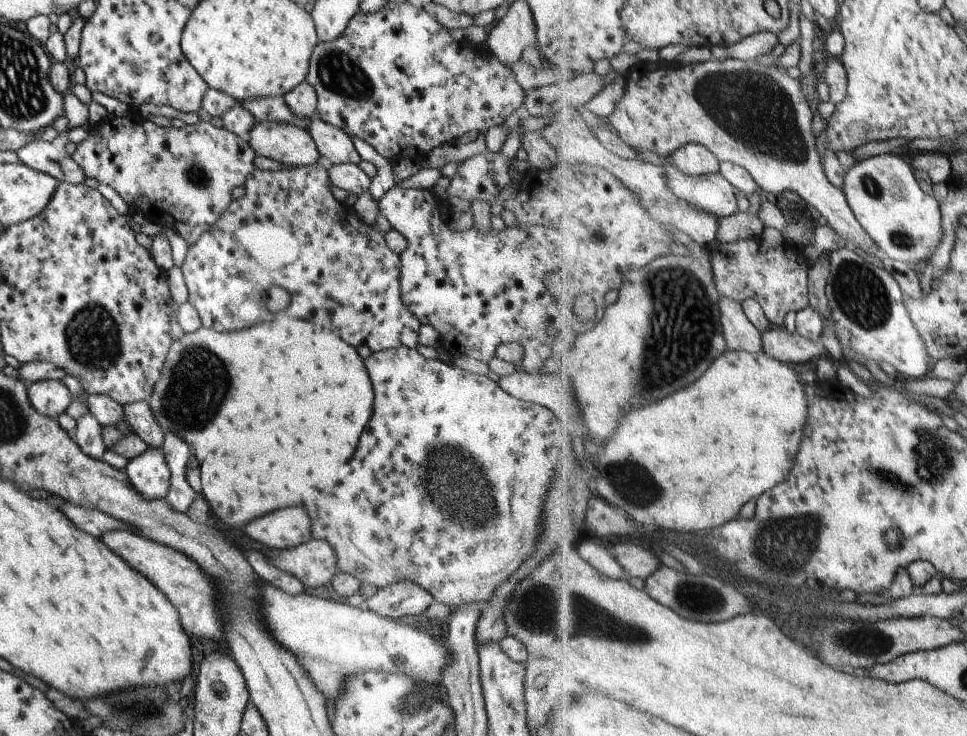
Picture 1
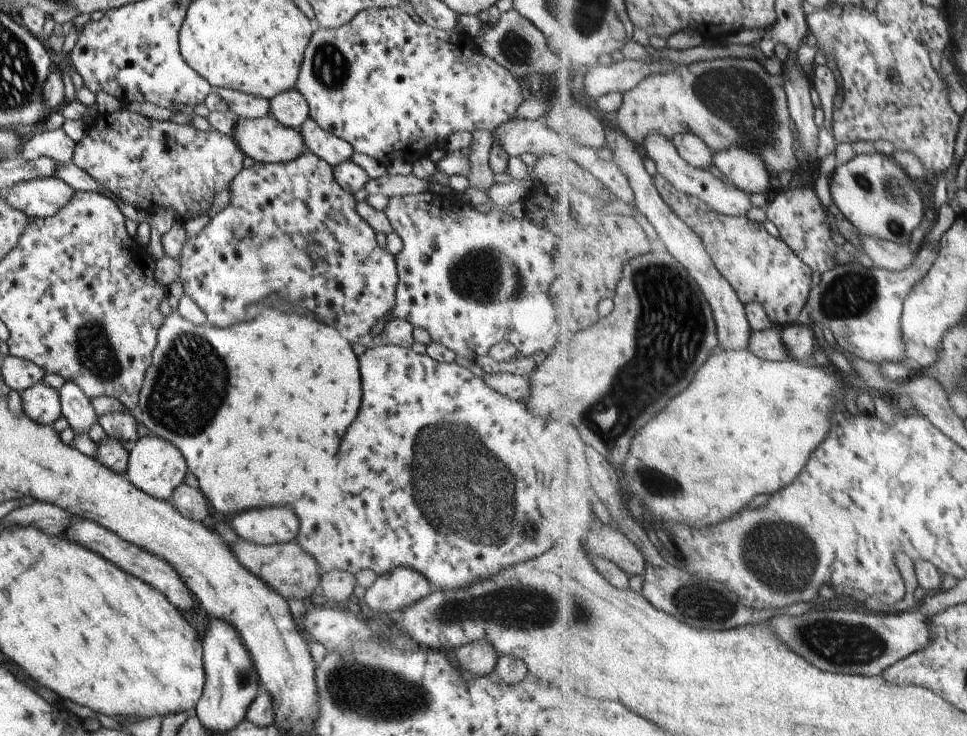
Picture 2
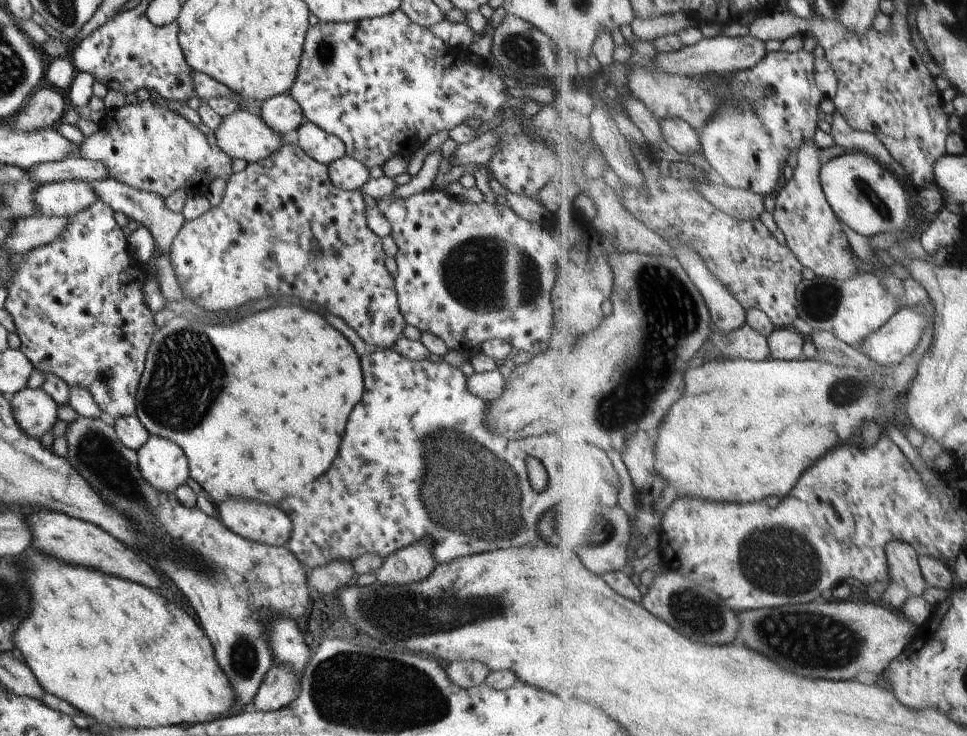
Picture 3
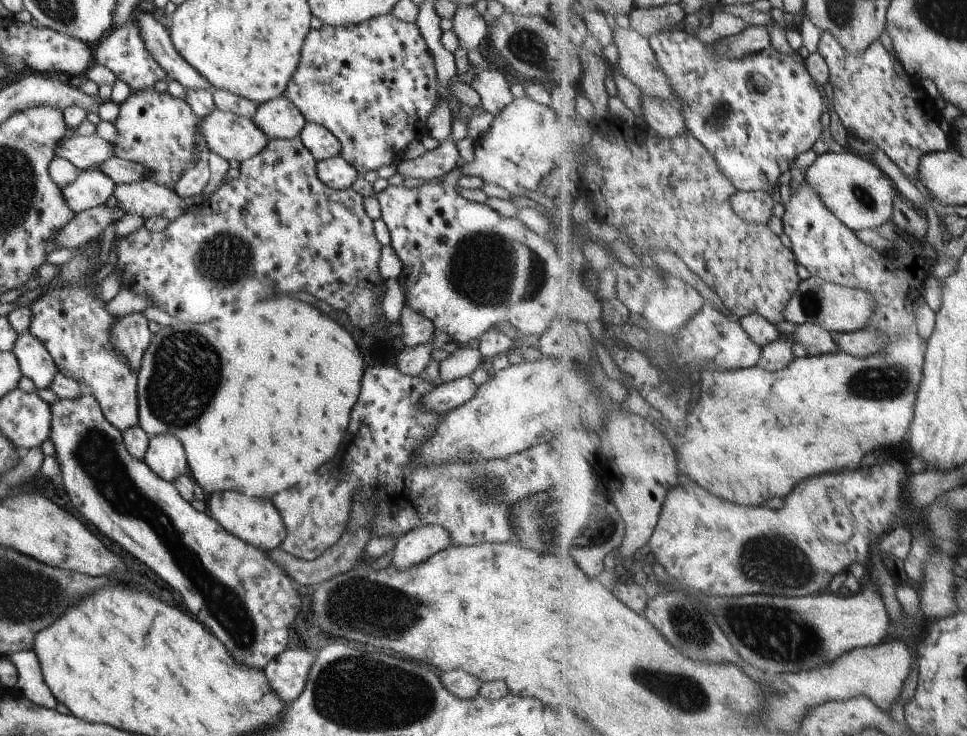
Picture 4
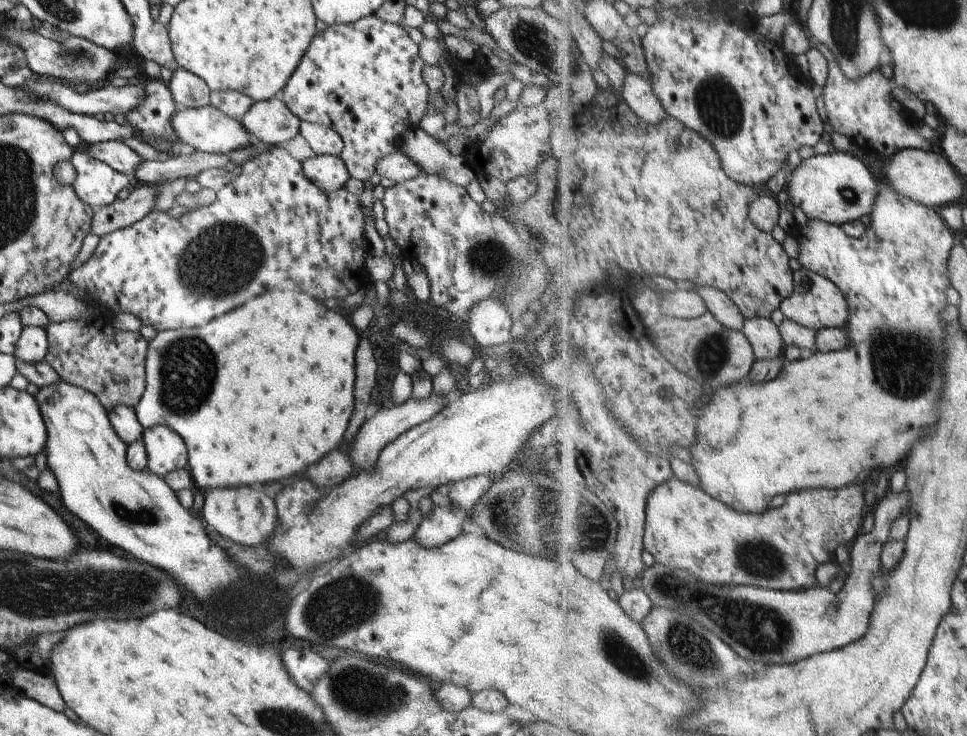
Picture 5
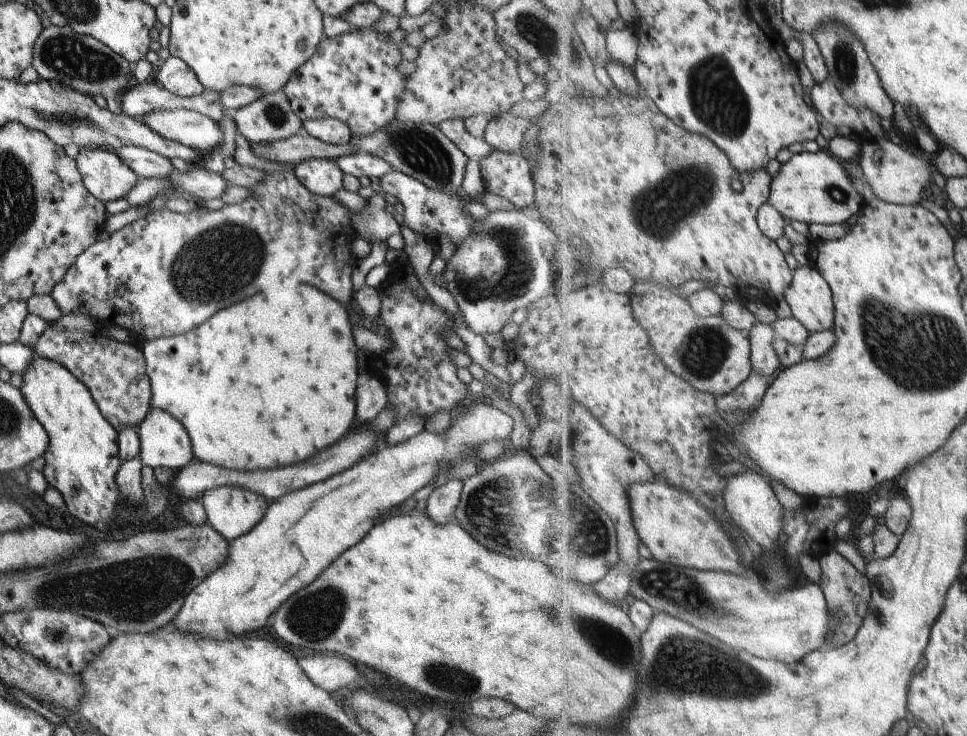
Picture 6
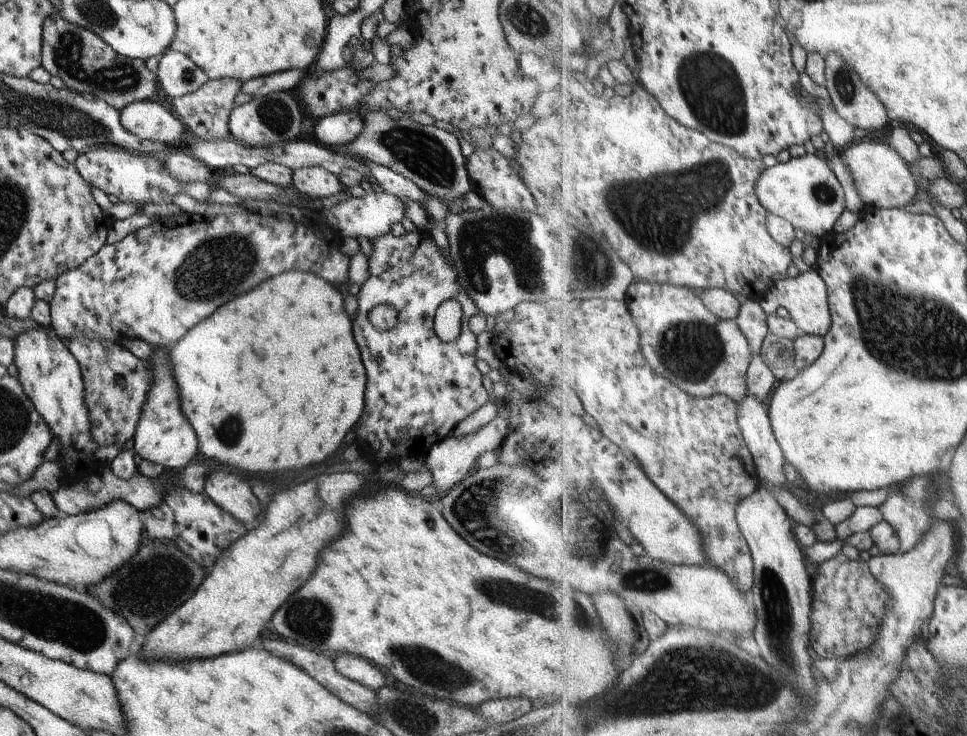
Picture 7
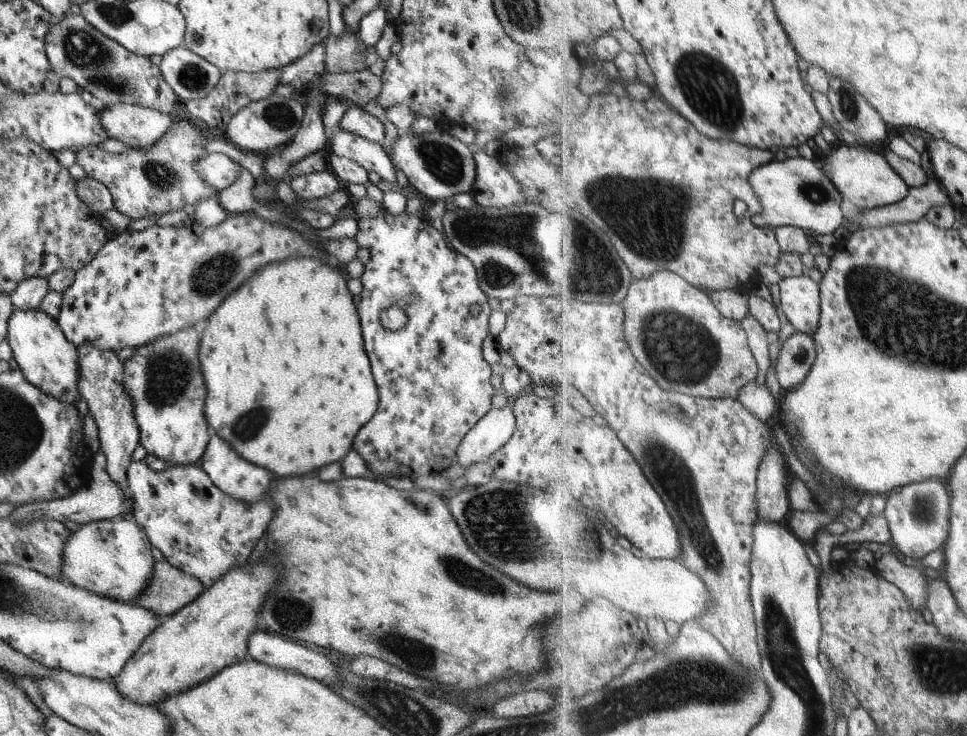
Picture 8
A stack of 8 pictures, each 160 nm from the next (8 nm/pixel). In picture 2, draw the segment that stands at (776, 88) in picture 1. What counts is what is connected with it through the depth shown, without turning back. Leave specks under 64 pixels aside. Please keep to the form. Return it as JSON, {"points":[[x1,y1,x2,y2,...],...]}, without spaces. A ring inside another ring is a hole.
{"points":[[726,57,677,65,673,72,661,72,643,78,633,90,624,93,623,106,617,113,617,126,631,142,641,145,645,144,647,136,654,134,661,134,673,141,679,134,691,132,697,134,713,152,741,146,761,156,772,177,778,177,785,171,800,179,800,174,808,166,797,160,800,145,797,132,791,132,793,118,790,116,785,85,783,77,771,74,756,59],[859,231,862,252,868,255,874,266,888,269,889,271,901,271,909,268,917,254,913,255,909,246,901,246,893,242,867,236]]}

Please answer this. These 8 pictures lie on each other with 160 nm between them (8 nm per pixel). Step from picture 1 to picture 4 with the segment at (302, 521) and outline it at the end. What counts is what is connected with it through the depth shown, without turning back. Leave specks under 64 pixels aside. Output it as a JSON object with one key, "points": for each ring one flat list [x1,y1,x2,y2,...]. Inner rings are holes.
{"points":[[233,491,212,492,206,496,205,510,227,534,265,552,279,547,286,535,281,515,265,498,248,497]]}

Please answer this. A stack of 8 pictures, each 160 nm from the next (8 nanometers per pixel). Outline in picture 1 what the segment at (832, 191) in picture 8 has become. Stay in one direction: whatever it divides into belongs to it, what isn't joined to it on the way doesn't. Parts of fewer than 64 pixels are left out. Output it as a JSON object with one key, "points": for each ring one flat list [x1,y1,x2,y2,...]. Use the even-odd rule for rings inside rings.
{"points":[[902,154,876,155,857,162,845,171,841,188,844,190,847,202,855,213,857,220,875,239,881,251,885,252,892,260,911,263,914,270,919,273,925,262,936,254,945,232,941,200,929,196,921,190,917,178,915,178,912,164,903,160]]}

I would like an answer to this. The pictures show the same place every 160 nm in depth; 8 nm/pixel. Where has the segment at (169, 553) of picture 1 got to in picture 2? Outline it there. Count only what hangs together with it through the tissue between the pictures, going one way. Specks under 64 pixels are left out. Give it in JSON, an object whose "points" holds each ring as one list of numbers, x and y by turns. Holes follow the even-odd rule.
{"points":[[75,517,71,520,71,526,63,532,63,538,71,540,71,542,77,542,77,544,83,544,87,550,103,556,105,560,109,560,111,564,115,564,123,572,139,578,141,582,145,582,149,586,153,586,179,610,187,610,191,604,194,606,196,603,193,602,193,598,189,594,189,588,183,584,183,580,177,576,177,572,175,572,175,568,171,567,171,564,167,564,161,558,145,552,143,548,136,548,133,544,128,544,125,540,121,540,119,536,115,536,113,532,107,531,107,528,103,528,95,522]]}

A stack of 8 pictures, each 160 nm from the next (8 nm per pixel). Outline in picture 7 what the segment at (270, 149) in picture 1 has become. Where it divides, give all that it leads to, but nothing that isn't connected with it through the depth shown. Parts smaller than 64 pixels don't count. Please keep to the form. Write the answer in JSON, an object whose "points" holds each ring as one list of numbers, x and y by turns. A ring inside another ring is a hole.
{"points":[[148,100,129,103,118,113,121,126,129,134,169,146,178,144,179,136,187,128,171,112]]}

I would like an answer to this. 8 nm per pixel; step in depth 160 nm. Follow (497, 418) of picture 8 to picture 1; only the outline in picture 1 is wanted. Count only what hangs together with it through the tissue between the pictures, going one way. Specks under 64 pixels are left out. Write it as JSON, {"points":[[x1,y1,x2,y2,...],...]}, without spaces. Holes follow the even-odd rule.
{"points":[[402,580,379,587,366,598,363,606,379,616,395,619,421,614,433,601,424,588,410,580]]}

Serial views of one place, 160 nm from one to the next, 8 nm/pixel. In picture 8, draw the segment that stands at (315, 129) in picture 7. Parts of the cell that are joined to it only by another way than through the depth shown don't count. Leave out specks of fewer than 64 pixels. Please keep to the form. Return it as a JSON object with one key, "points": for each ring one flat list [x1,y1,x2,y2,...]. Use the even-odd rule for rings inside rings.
{"points":[[351,106,337,126,376,143,380,143,383,138,383,124,357,106]]}

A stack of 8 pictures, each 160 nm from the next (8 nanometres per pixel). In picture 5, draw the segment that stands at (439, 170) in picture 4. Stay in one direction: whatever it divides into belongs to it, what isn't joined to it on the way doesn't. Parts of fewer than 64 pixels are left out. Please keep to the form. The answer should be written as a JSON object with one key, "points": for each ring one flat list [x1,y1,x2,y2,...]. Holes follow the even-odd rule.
{"points":[[397,149,379,157,374,172,379,174,385,183,400,183,421,173,414,161]]}

